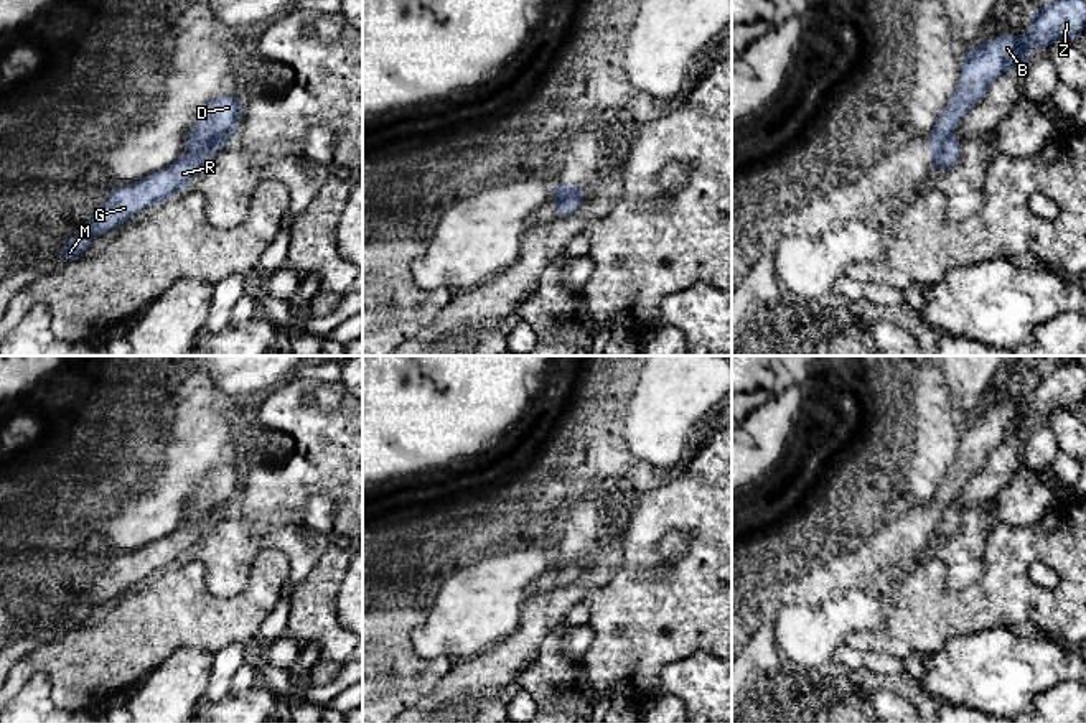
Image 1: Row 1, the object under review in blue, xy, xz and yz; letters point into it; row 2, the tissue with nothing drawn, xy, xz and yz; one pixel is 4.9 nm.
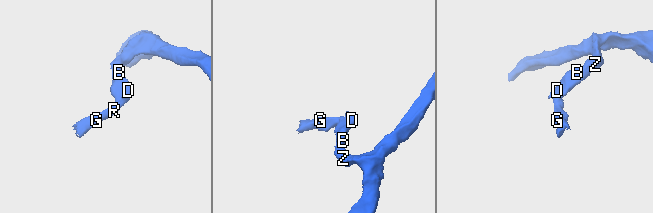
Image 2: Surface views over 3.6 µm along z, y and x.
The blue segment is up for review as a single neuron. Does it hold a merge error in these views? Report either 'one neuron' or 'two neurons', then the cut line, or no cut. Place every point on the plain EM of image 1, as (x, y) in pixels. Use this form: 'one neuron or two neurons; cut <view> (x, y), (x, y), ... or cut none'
two neurons; cut xy (218, 513), (196, 521), (187, 521)

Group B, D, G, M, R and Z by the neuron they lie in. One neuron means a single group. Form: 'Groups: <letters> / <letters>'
Groups: B D Z / G M R

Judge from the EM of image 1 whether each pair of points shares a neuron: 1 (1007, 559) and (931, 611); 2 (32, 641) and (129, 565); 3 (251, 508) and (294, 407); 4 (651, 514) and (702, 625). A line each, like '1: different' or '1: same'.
1: same
2: same
3: same
4: same

